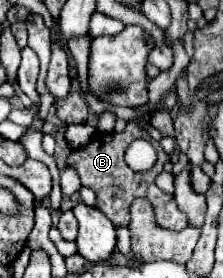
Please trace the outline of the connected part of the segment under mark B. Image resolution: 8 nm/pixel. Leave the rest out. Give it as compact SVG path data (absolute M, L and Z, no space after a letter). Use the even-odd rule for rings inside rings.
M133 121L127 123L125 131L123 133L101 133L95 137L95 141L87 143L85 147L79 147L79 149L73 149L67 163L77 169L79 177L81 177L81 183L95 189L97 193L97 209L103 211L115 225L127 225L129 223L129 205L133 199L137 197L147 197L153 207L155 207L155 221L161 225L161 227L167 227L167 229L183 229L187 225L187 219L185 215L177 209L175 201L171 195L163 193L157 185L155 185L155 175L163 169L163 163L167 161L167 155L165 151L161 149L159 141L153 141L149 137L147 131L139 129ZM135 139L145 139L149 141L155 151L157 151L157 163L149 169L149 171L143 171L143 173L137 173L133 171L127 163L125 163L125 149L135 141Z

